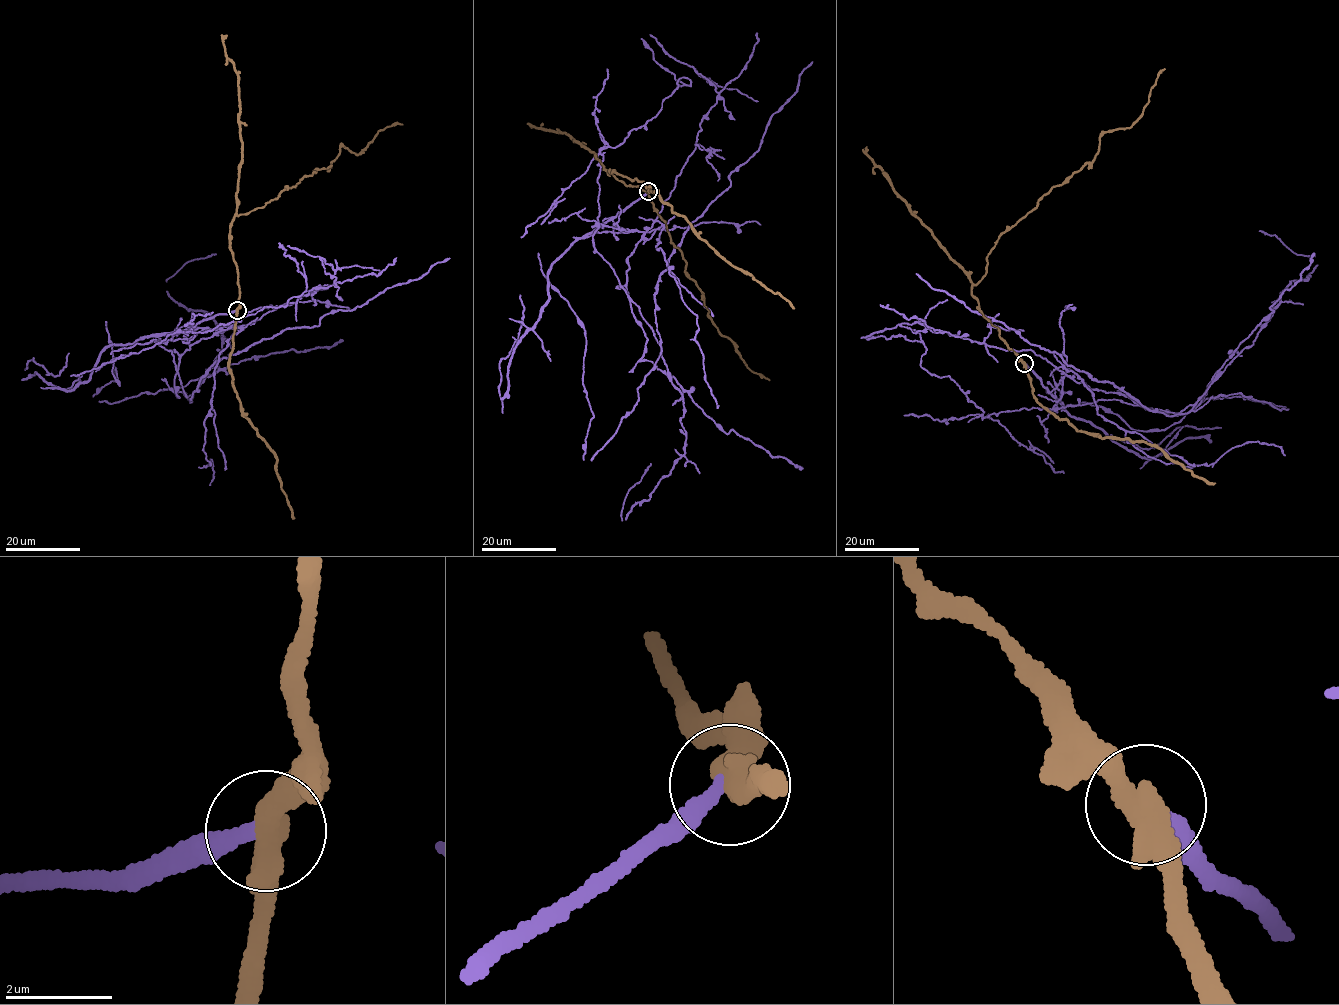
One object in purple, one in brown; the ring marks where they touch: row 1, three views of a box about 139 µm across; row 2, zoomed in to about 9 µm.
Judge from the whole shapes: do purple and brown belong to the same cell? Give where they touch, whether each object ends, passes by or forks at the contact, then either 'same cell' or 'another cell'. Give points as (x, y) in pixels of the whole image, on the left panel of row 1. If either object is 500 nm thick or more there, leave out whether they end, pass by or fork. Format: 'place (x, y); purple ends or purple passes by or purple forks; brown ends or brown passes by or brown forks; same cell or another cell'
place (237, 310); another cell

